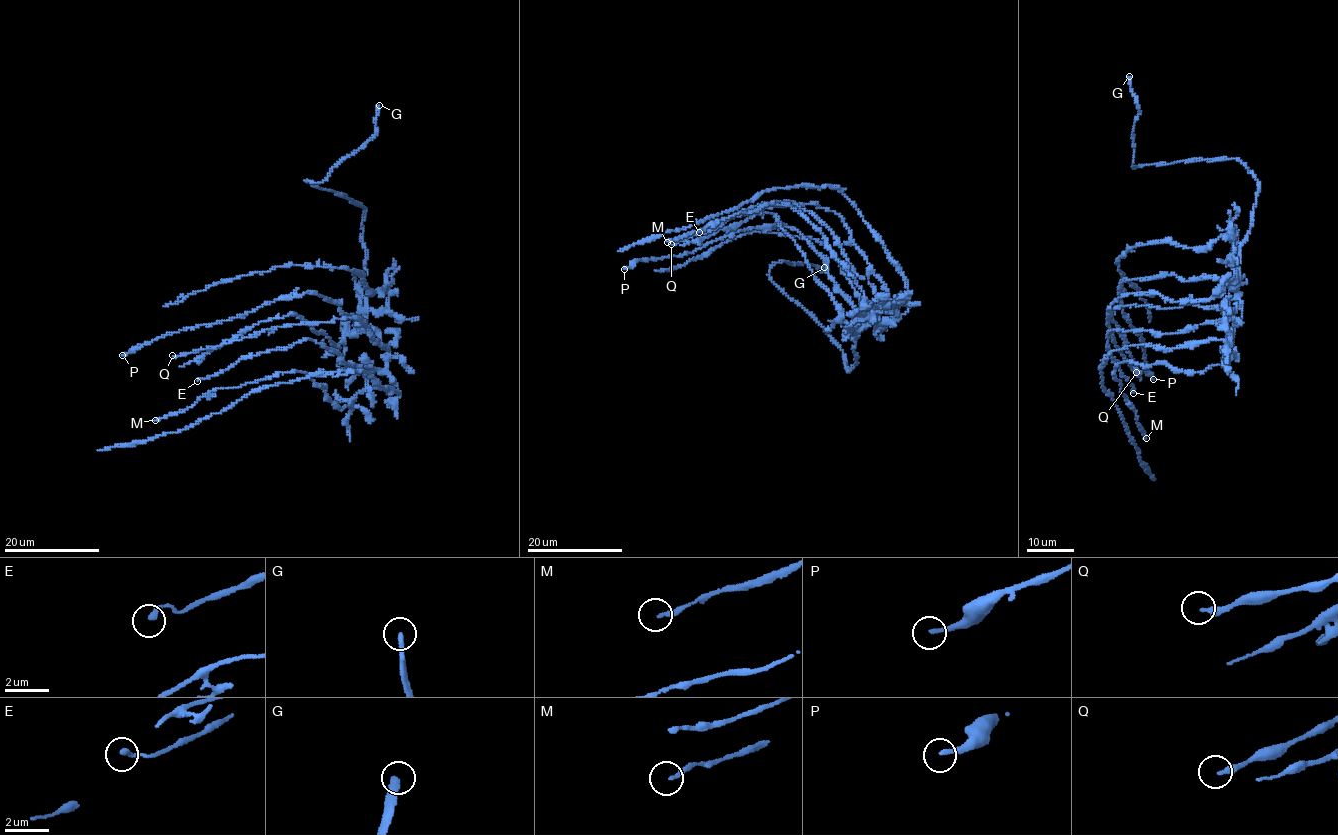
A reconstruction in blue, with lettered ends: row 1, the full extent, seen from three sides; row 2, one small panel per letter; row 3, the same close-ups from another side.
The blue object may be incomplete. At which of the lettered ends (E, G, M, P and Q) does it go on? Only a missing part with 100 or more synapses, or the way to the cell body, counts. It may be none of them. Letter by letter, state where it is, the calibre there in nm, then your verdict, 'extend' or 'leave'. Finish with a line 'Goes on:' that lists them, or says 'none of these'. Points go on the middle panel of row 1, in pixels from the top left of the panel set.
E: (699, 232) | 200 nm | leave
G: (824, 267) | 300 nm | extend
M: (667, 242) | 200 nm | leave
P: (624, 269) | 190 nm | leave
Q: (671, 244) | 280 nm | leave
Goes on: G

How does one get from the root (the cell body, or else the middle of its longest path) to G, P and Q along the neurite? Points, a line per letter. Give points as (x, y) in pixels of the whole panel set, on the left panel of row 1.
G: (367, 380), (365, 363), (340, 367), (359, 309), (365, 208), (306, 182), (321, 183), (365, 144), (379, 105)
P: (367, 380), (365, 363), (357, 372), (340, 367), (344, 338), (363, 325), (340, 302), (307, 292), (122, 355)
Q: (367, 380), (365, 363), (357, 372), (340, 367), (344, 338), (369, 327), (387, 346), (355, 317), (172, 355)

